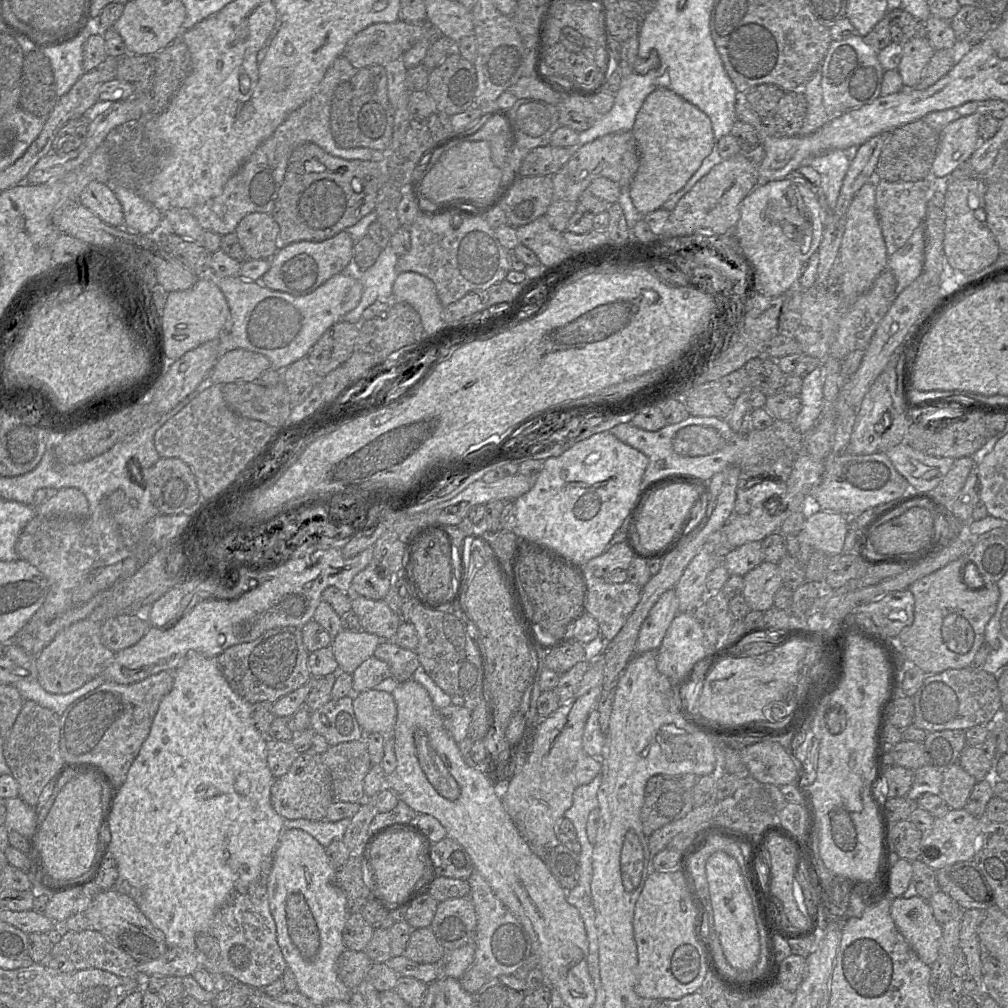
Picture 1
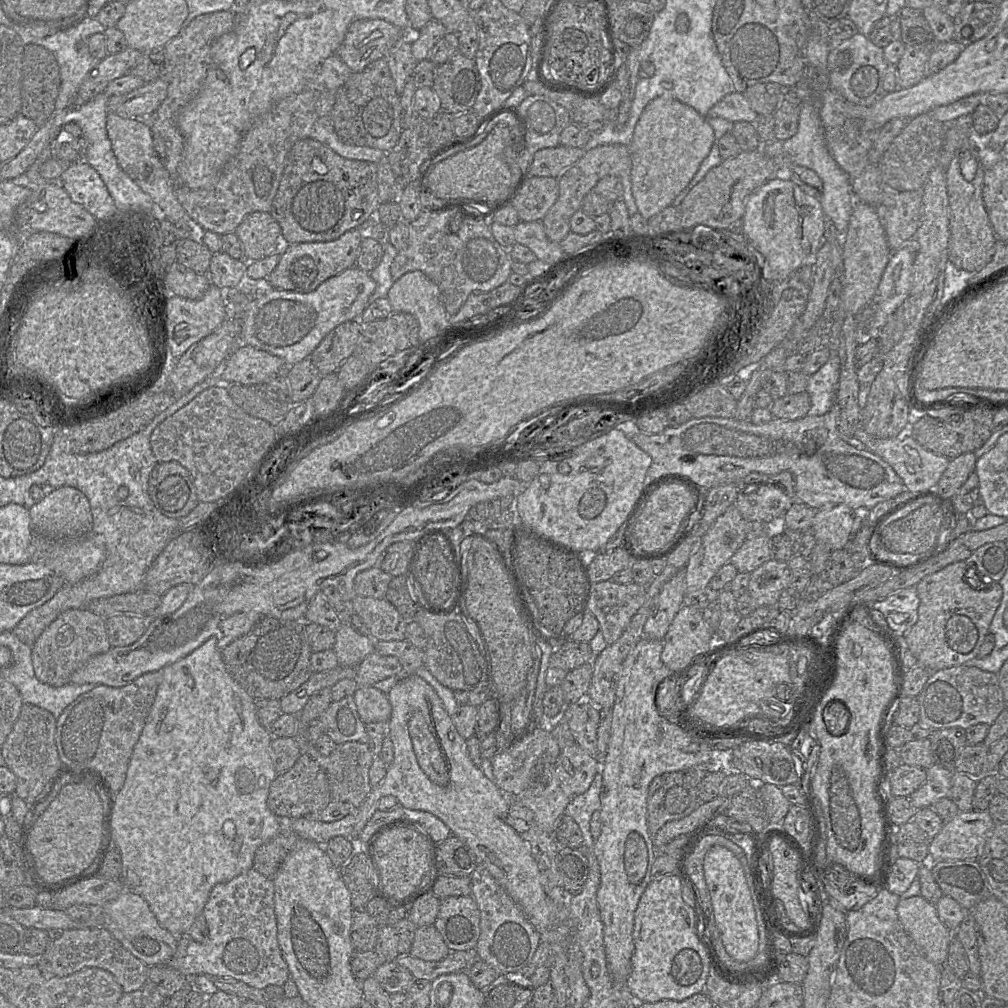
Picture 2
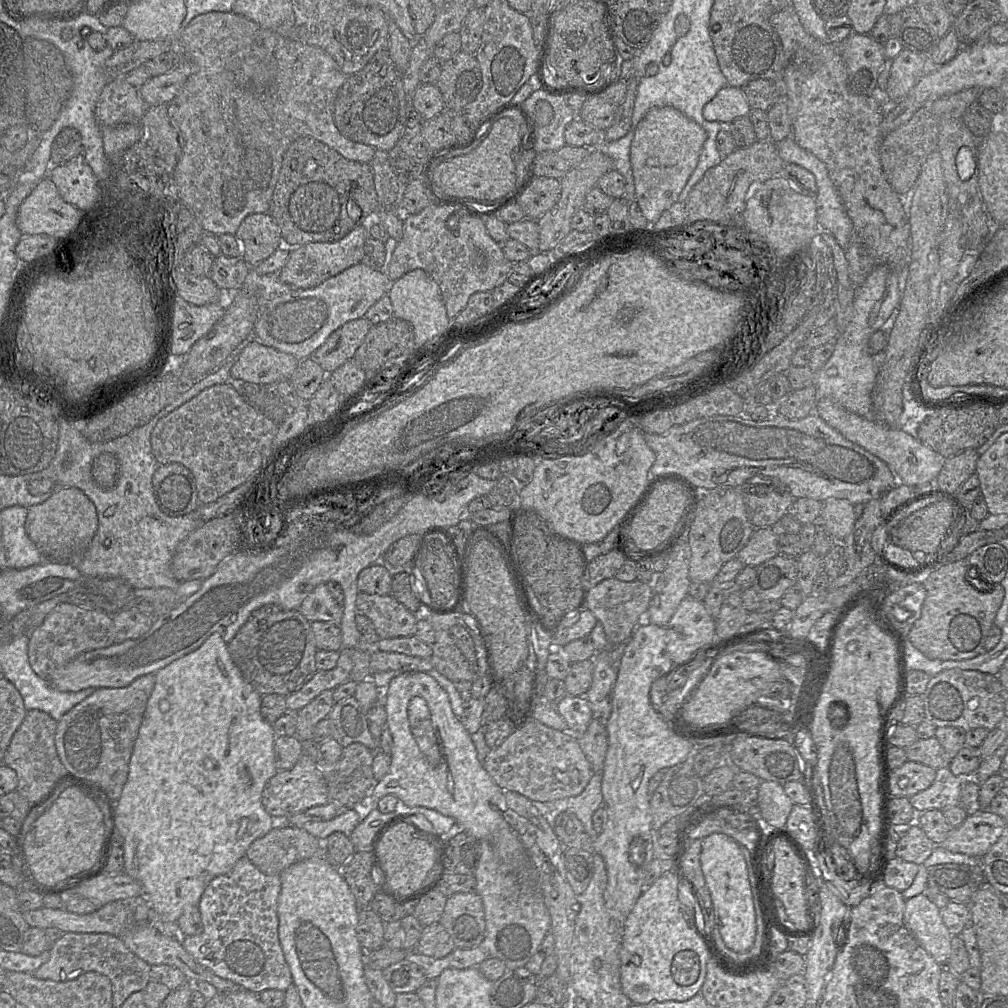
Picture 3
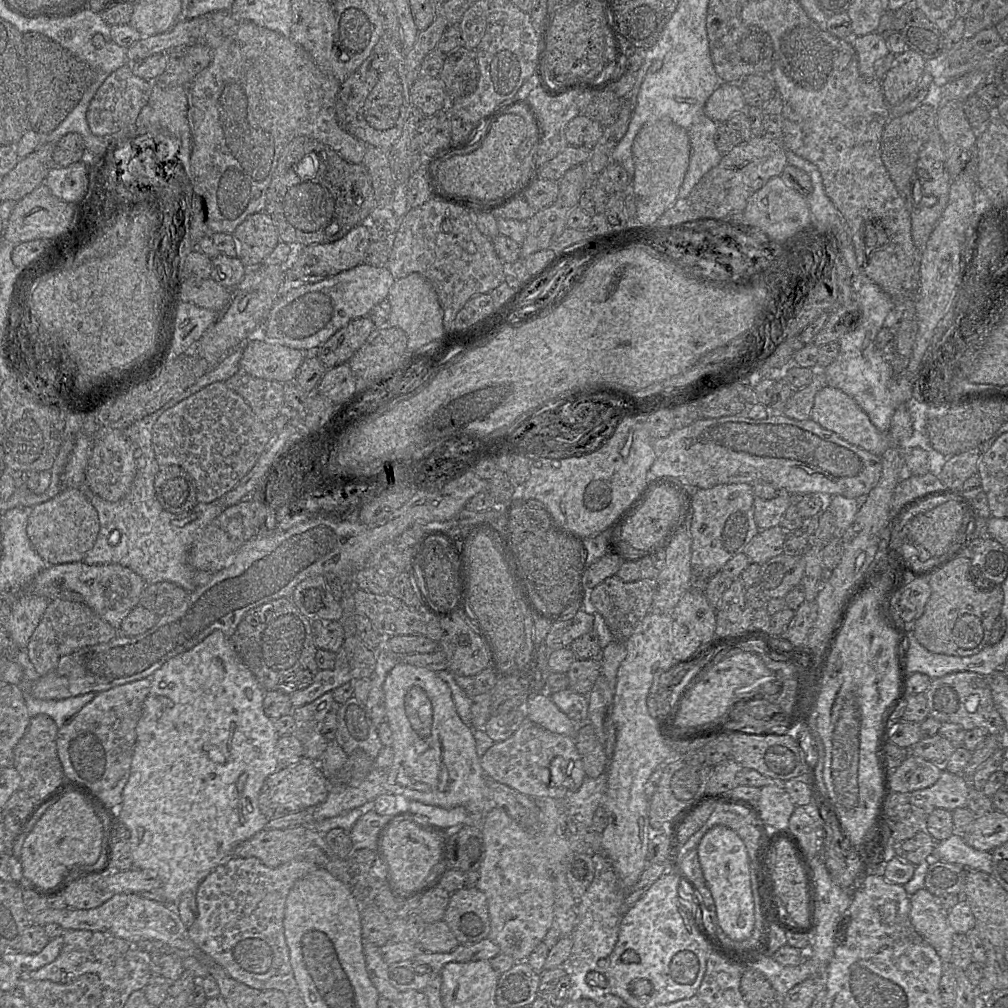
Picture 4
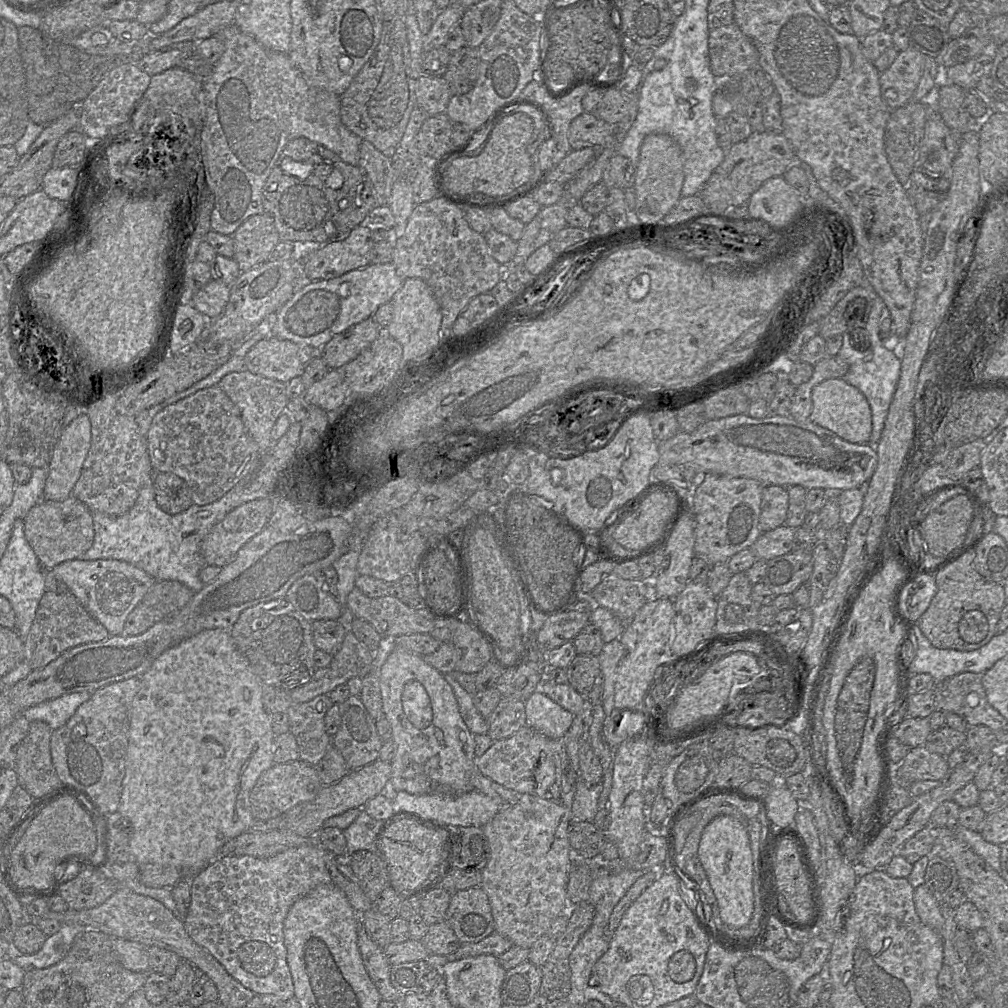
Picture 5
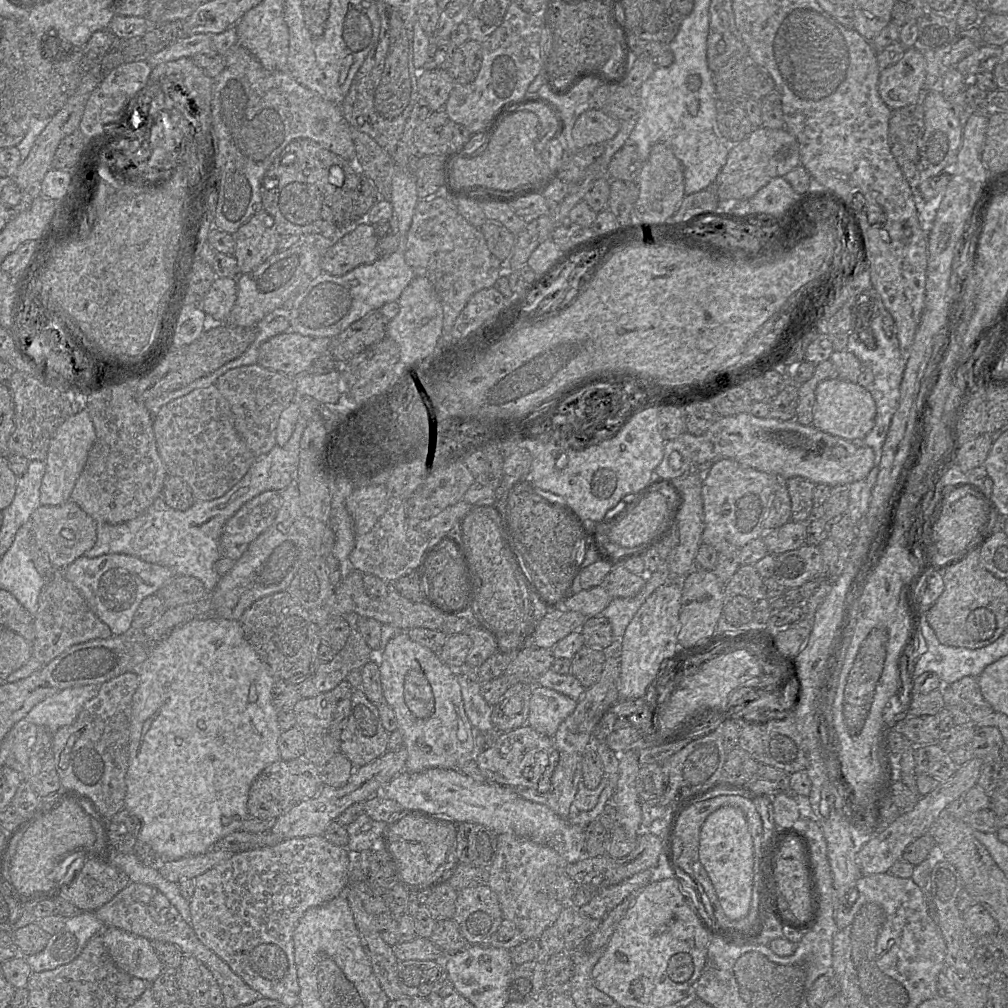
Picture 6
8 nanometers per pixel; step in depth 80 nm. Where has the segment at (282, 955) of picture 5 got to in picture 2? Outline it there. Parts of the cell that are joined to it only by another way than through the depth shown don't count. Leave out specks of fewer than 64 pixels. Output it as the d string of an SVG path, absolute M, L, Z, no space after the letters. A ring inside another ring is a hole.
M251 868L227 882L216 884L202 911L209 931L208 940L205 943L199 943L187 934L178 937L176 952L167 965L190 979L204 974L233 977L258 989L264 989L269 985L283 986L290 975L277 940L272 879Z

